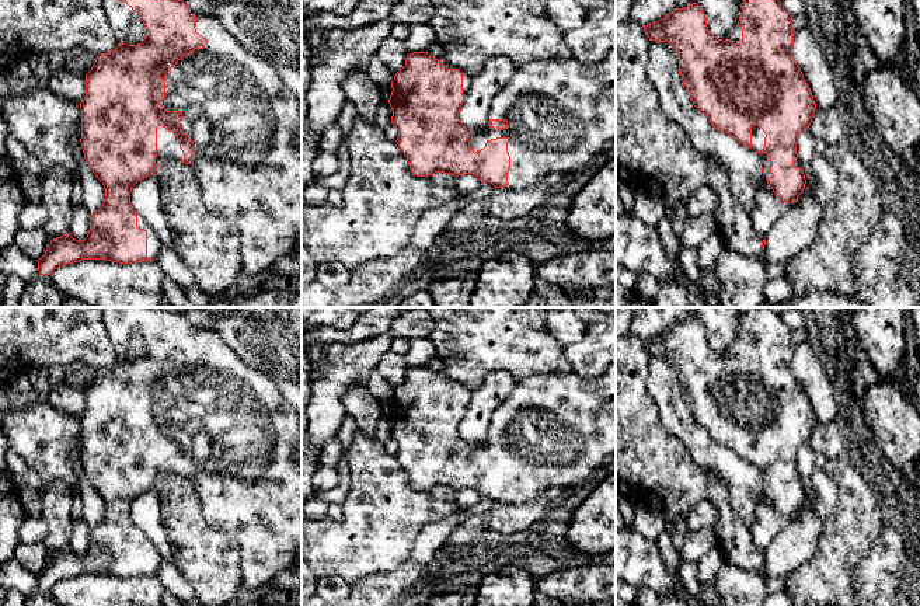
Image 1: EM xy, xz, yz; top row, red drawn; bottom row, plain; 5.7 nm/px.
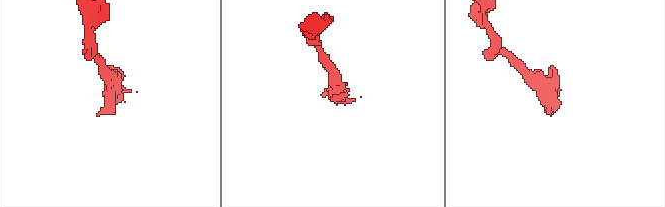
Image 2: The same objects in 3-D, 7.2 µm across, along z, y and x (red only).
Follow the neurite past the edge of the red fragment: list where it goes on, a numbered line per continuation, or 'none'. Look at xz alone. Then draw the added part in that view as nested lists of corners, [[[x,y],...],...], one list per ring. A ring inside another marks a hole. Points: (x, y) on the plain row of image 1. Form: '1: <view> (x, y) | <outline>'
1: xz (561, 427) | [[[616,361],[602,376],[593,379],[581,377],[574,372],[550,372],[518,380],[508,398],[496,408],[489,433],[506,433],[508,442],[496,446],[488,440],[482,446],[473,446],[473,462],[475,467],[491,453],[509,453],[509,499],[502,504],[525,504],[550,487],[582,484],[595,470],[616,459]]]

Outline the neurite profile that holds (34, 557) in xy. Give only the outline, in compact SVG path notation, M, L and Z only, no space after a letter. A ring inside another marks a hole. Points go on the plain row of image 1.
M45 543L21 544L17 550L17 560L31 572L39 574L52 553L46 548Z

